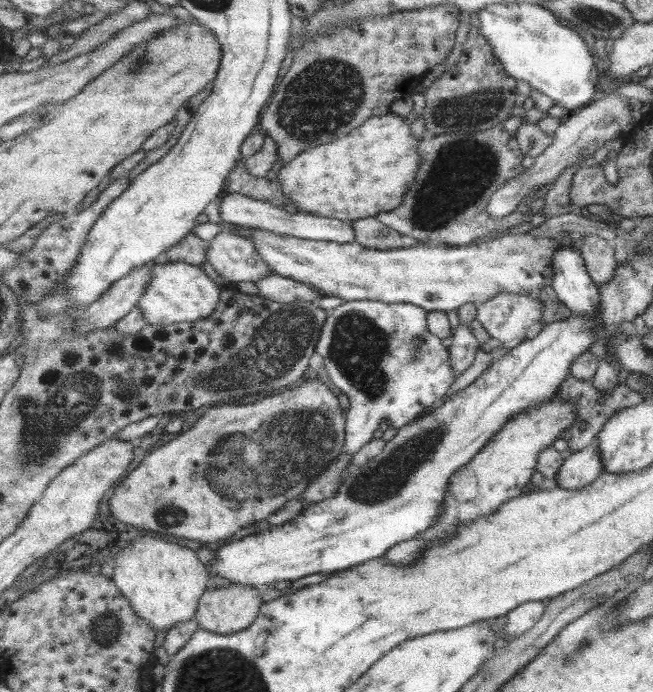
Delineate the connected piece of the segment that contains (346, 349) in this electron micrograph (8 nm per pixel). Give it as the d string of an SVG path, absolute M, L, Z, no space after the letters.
M346 301L338 308L329 311L323 328L317 352L324 357L326 370L333 384L349 397L351 405L346 409L347 445L352 456L358 454L384 422L397 429L412 424L418 416L437 406L440 398L446 396L456 373L448 364L448 350L440 336L429 329L429 312L411 302L387 303L382 301Z

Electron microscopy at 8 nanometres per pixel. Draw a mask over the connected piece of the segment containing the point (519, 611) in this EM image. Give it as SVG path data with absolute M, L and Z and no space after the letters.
M528 602L511 610L506 615L506 627L504 627L504 638L506 642L512 638L518 638L525 634L538 620L545 611L544 604L540 602Z

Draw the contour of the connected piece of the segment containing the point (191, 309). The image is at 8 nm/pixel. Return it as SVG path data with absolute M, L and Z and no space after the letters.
M170 261L156 264L151 287L140 307L149 323L169 325L177 322L196 322L210 318L221 305L222 280L211 277L201 266L189 262Z

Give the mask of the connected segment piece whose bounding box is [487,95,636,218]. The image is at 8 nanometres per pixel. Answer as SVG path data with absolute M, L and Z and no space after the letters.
M606 95L598 96L598 98L596 98L596 100L594 100L589 106L586 106L586 108L574 111L573 113L568 113L568 116L563 120L562 124L553 135L550 147L546 148L544 153L536 157L534 164L530 166L530 168L524 169L524 172L519 174L519 176L511 178L506 185L493 194L489 201L489 206L487 206L490 218L506 218L506 216L510 216L510 214L517 209L518 203L527 194L530 194L532 191L539 190L543 186L546 186L546 184L552 185L564 169L568 169L570 166L574 166L574 164L582 163L585 165L590 162L594 153L604 146L606 142L610 143L614 140L616 135L622 134L622 130L628 124L634 124L632 119L632 111L634 108L636 107L633 107L632 109L630 108L628 99Z

